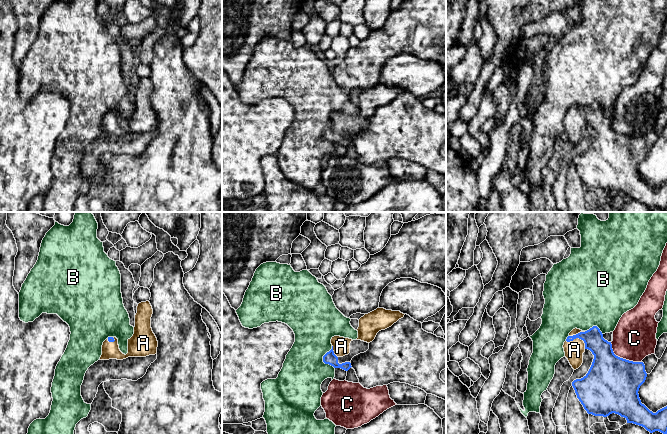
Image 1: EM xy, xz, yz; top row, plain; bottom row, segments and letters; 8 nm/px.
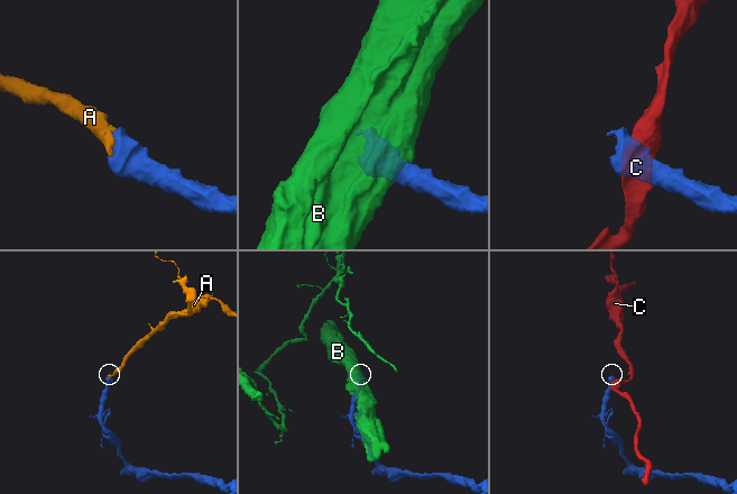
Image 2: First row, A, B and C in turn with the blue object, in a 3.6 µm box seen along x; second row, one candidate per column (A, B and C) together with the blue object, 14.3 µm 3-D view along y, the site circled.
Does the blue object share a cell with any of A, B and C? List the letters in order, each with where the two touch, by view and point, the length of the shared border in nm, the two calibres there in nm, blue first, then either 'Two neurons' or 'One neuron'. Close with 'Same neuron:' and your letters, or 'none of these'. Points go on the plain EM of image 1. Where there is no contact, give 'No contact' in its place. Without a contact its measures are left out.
A: Touches blue at yz (578, 113). Shared border 170 nm. Thickness 160 nm (blue) against 150 nm. One neuron
B: Touches blue at xz (323, 135). Shared border 190 nm. Thickness 100 nm (blue) against 340 nm. Two neurons
C: Touches blue at yz (622, 134). Shared border 300 nm. Thickness 440 nm (blue) against 340 nm. Two neurons
Same neuron: A

